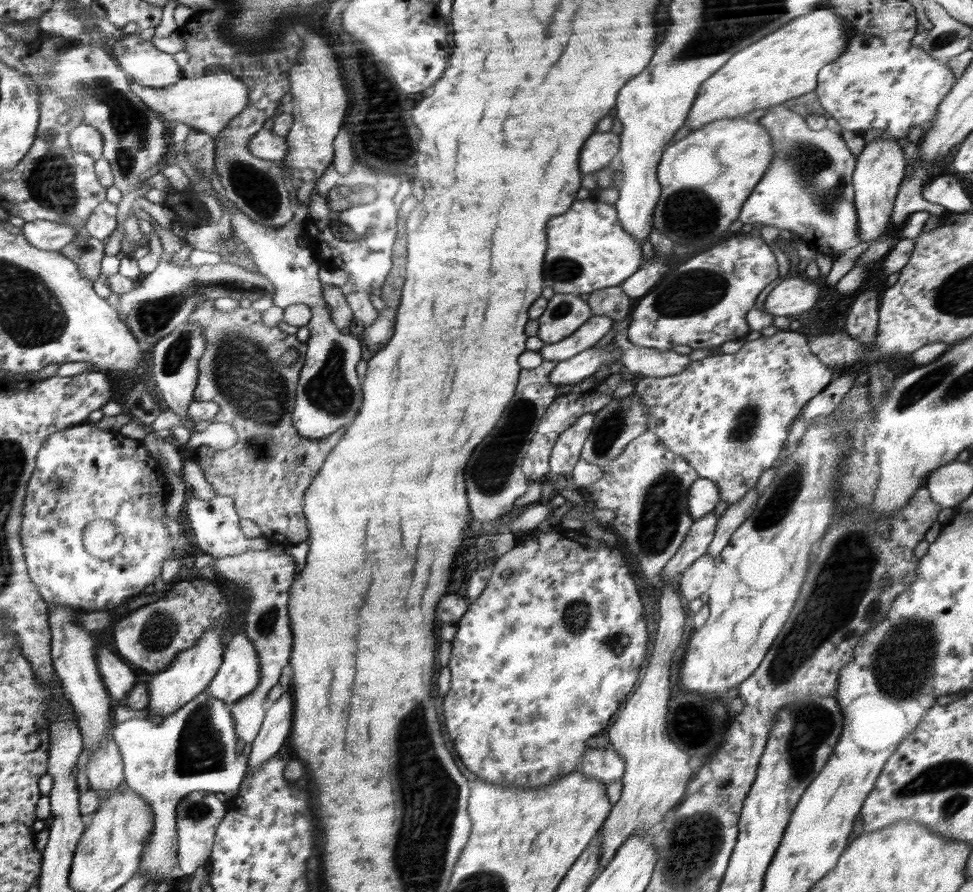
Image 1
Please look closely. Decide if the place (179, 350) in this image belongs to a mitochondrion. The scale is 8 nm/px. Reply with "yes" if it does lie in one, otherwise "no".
yes

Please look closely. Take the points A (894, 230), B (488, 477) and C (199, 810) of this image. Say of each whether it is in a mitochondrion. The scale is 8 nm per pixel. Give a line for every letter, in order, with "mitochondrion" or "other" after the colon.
A: other
B: mitochondrion
C: mitochondrion

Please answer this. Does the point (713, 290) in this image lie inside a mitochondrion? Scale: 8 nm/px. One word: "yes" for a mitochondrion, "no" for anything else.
yes

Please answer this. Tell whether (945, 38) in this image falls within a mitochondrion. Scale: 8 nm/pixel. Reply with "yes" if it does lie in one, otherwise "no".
yes

